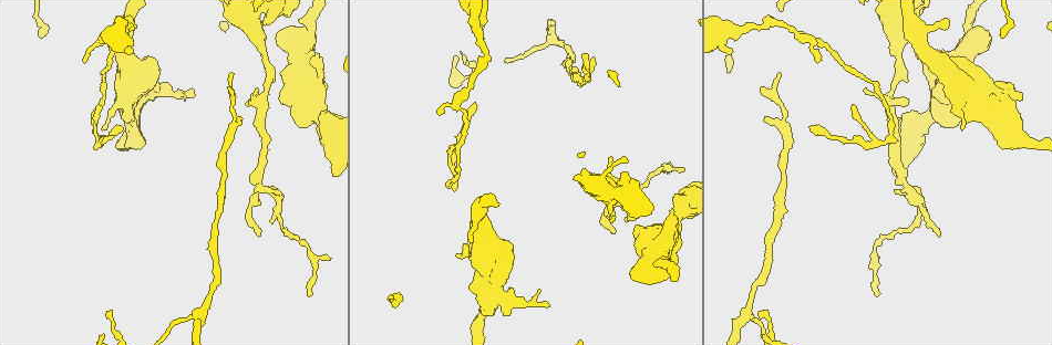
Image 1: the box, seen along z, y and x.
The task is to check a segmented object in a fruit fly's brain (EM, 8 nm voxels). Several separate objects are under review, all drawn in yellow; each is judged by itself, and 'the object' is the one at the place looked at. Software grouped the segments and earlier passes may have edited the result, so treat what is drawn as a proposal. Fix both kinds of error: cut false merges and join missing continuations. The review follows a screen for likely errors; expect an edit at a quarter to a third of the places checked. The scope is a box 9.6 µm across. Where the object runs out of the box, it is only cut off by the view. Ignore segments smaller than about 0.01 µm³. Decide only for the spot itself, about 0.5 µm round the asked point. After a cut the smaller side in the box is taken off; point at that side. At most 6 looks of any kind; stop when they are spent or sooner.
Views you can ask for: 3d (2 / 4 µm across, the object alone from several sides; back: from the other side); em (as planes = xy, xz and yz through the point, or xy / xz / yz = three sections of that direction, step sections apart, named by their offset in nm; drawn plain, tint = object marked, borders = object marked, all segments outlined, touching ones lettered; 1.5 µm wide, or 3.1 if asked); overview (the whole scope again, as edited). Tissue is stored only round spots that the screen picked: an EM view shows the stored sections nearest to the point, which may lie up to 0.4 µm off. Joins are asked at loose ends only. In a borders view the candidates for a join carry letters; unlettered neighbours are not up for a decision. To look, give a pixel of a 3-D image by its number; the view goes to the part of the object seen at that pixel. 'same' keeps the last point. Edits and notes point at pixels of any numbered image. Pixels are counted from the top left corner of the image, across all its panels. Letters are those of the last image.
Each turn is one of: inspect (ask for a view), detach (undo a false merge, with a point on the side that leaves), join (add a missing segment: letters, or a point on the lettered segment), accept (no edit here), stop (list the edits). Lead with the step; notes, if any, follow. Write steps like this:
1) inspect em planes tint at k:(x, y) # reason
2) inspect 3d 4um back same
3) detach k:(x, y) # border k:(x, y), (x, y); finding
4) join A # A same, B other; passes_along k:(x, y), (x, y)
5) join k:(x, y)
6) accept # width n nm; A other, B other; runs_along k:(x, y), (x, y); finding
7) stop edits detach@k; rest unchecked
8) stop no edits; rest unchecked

inspect 3d 4um at 1:(159, 74) # thick end

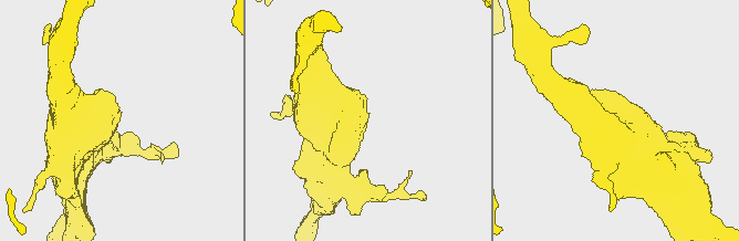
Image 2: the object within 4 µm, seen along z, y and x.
inspect em planes borders at 2:(367, 122) # need the tissue

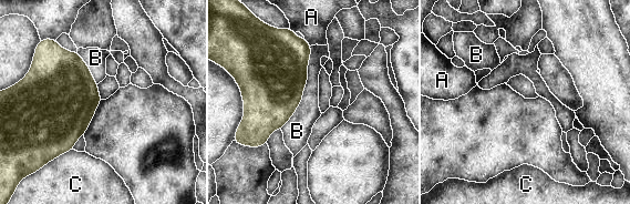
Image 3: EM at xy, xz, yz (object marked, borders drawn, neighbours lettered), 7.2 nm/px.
accept # A other, B other, C other; border 3:(311, 46), (301, 103), (280, 129); none of them fits

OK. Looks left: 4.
inspect 3d 4um at 1:(780, 73)

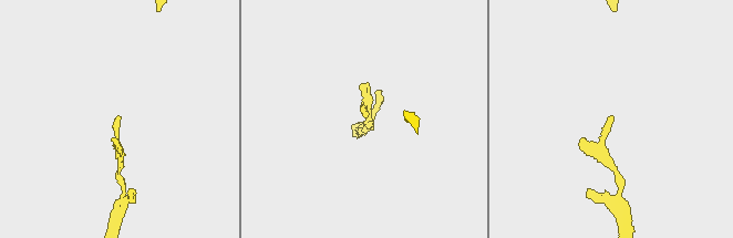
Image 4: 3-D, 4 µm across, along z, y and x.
inspect em xy step 8 tint at 4:(611, 117) # need the tissue

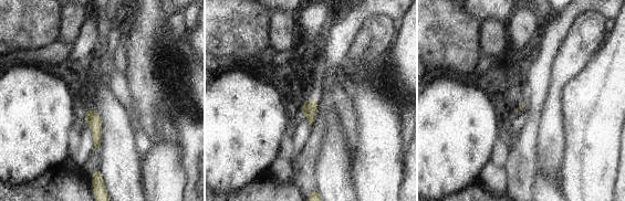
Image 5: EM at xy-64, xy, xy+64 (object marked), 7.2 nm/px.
inspect em xy step 8 borders same # what lies round it

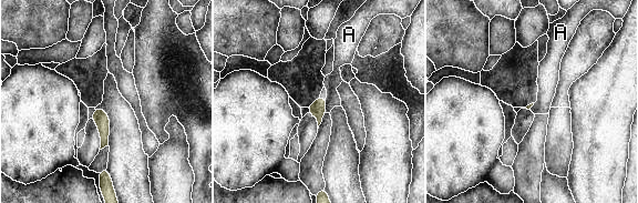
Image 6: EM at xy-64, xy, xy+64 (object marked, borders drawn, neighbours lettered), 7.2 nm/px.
accept # A other; border 6:(326, 98), (325, 112); no lettered segment goes on from it

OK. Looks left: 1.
stop no edits; rest unchecked

